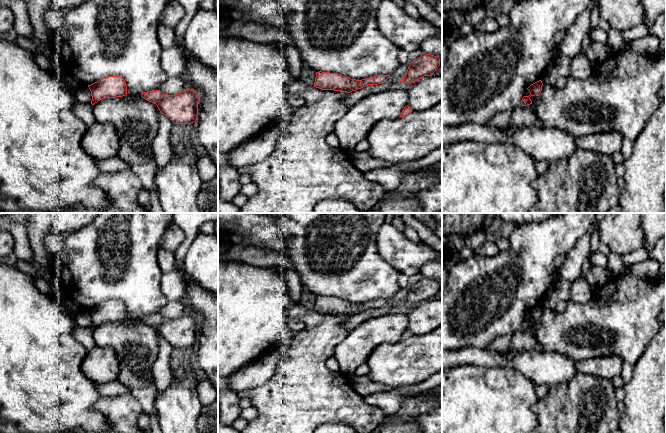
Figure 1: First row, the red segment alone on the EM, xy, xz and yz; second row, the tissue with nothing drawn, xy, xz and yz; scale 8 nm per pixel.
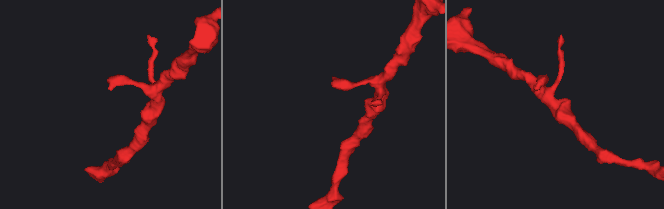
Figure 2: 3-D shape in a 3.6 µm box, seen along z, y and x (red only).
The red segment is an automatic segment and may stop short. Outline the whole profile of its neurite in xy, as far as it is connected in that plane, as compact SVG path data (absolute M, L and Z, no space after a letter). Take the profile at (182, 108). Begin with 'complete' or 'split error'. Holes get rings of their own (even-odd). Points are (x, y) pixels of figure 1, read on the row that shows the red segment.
complete | M187 88L175 95L152 90L142 93L141 97L156 104L174 124L191 124L197 120L199 97L192 89Z

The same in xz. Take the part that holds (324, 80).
complete | M316 72L314 87L322 90L334 90L350 93L368 85L385 82L390 75L377 75L362 80L351 79L338 73Z

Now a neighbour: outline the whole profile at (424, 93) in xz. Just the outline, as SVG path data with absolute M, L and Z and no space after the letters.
M432 74L407 87L407 105L412 111L425 110L442 100L442 76Z

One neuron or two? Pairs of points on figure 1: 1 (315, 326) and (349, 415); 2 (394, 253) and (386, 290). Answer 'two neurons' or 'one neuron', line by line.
1: one neuron
2: two neurons

